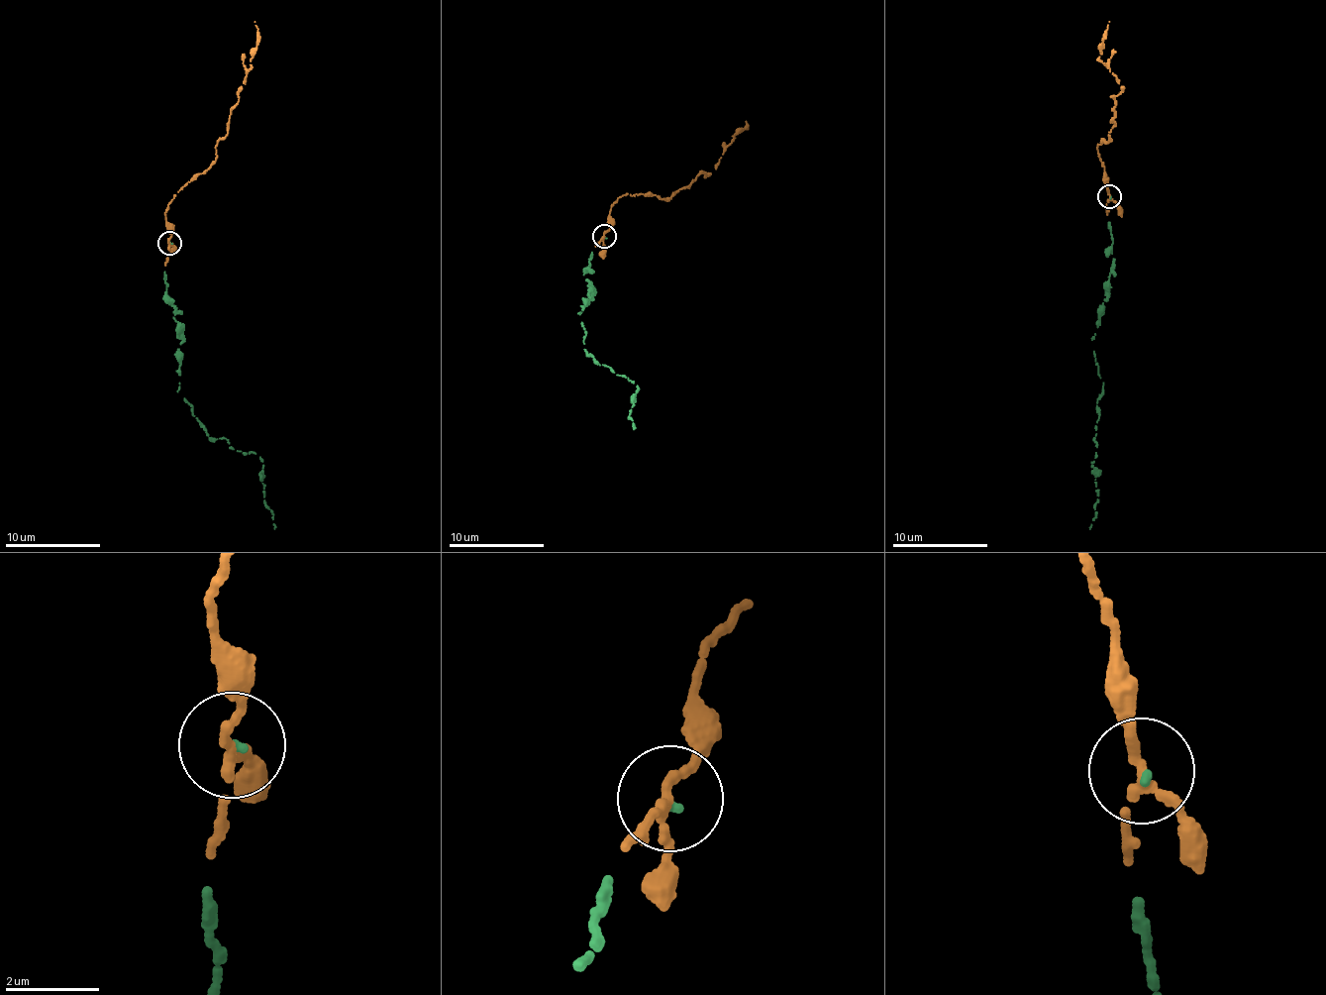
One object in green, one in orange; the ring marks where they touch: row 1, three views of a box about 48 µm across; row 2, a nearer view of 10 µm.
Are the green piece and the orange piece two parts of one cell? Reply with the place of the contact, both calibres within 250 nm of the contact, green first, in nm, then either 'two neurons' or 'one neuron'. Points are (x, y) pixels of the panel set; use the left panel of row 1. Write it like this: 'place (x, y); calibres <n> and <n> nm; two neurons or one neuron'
place (169, 243); calibres 100 and 200 nm; one neuron

